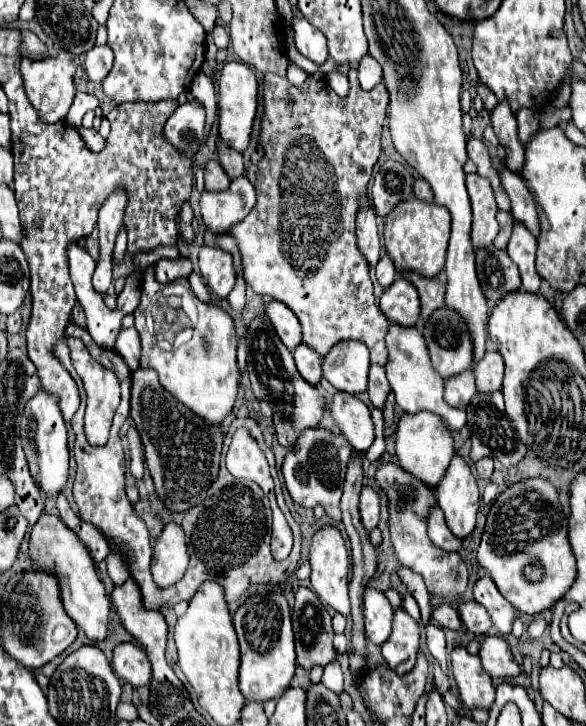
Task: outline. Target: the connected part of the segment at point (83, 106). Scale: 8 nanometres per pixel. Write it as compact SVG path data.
M76 92L74 102L72 102L72 106L70 106L70 112L68 112L66 120L68 120L70 124L74 124L74 126L80 128L82 116L84 116L88 110L96 110L96 106L98 106L96 96L86 94L86 92Z

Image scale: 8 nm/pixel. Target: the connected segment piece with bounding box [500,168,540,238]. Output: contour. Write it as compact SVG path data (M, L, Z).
M508 168L500 170L500 180L502 180L506 192L510 194L514 220L524 224L534 234L534 238L538 238L540 236L540 220L538 220L534 198L530 194L530 190L526 188L524 180L518 174L510 172Z

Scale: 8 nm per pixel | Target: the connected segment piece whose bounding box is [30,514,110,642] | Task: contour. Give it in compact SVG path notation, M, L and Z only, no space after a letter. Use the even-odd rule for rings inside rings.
M44 514L36 526L32 528L30 536L30 560L38 568L54 570L60 580L64 610L68 616L76 622L76 626L94 642L100 642L108 636L108 624L110 624L110 598L106 596L104 584L100 582L94 562L84 546L84 542L62 524L58 516Z

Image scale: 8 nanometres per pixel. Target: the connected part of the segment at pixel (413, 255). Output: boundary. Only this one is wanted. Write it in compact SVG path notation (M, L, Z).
M410 198L400 202L388 216L384 228L386 252L398 270L414 270L422 276L434 278L444 268L446 246L450 238L450 212L434 202Z

